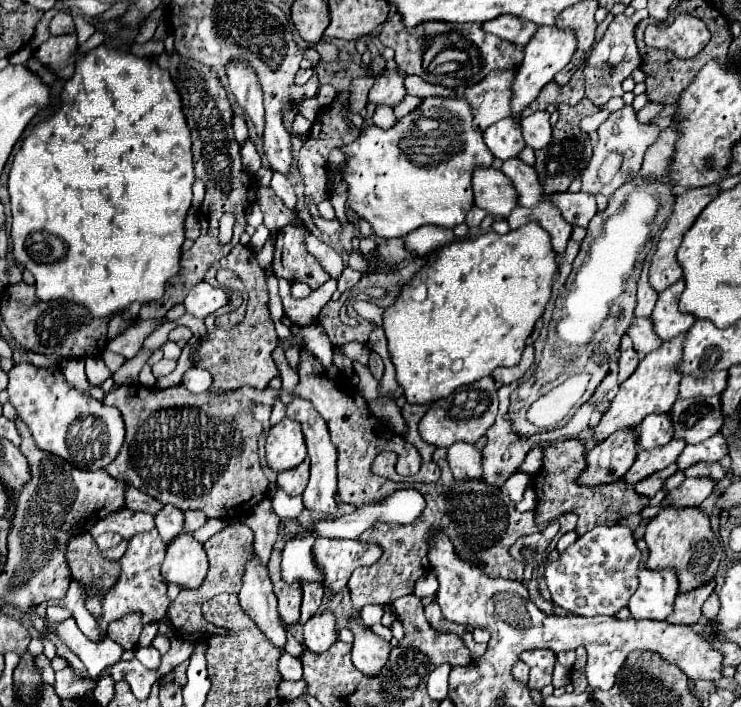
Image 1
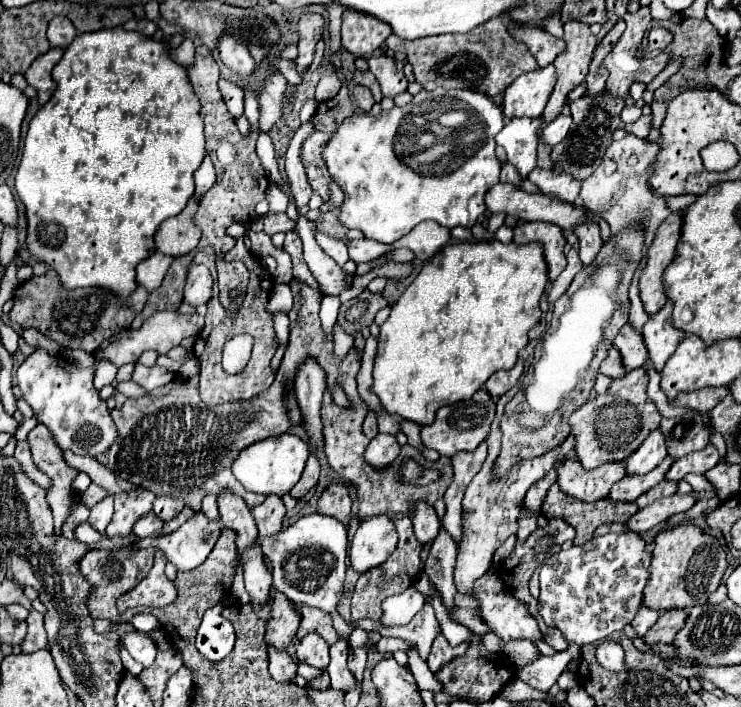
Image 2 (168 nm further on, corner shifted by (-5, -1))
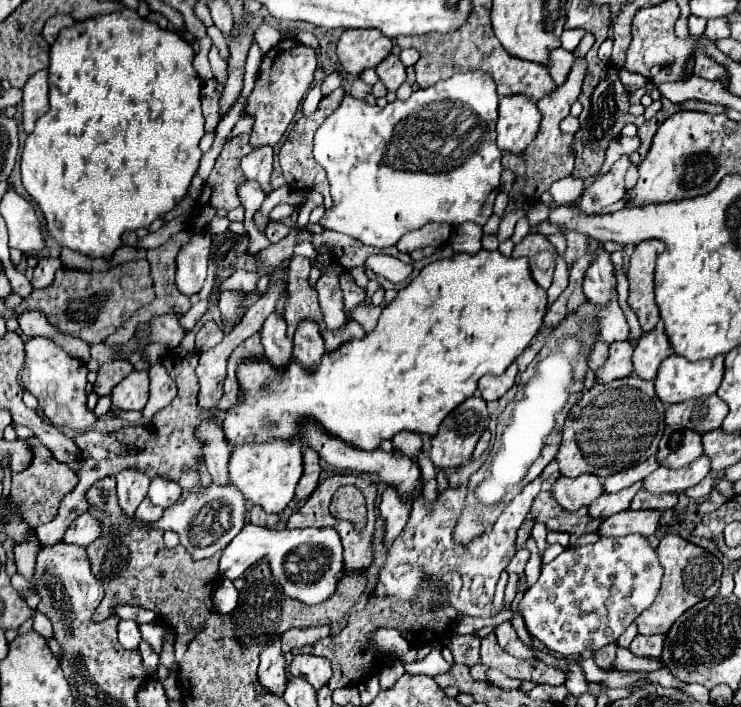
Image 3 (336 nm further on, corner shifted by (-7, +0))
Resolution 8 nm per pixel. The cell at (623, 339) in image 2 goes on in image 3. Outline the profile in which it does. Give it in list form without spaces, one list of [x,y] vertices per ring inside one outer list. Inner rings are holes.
[[[614,342],[614,344],[610,344],[608,360],[600,368],[600,372],[594,372],[596,382],[606,384],[606,382],[612,382],[616,378],[630,376],[630,372],[632,372],[632,366],[630,366],[632,350],[634,348],[632,348],[630,342]]]

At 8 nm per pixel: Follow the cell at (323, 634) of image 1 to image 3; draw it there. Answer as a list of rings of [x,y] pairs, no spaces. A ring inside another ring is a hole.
[[[298,654],[292,658],[288,666],[288,678],[296,678],[296,676],[306,678],[318,690],[328,684],[332,676],[332,668],[326,658],[318,658],[312,654]]]

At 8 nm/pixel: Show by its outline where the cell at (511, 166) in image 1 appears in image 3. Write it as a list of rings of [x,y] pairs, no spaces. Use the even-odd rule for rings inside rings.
[[[590,240],[588,252],[596,254],[596,260],[584,276],[584,294],[586,294],[588,302],[598,306],[596,320],[598,320],[598,328],[600,328],[600,338],[608,344],[628,340],[630,326],[626,322],[622,308],[618,306],[616,276],[612,272],[610,254],[600,248],[598,240]]]

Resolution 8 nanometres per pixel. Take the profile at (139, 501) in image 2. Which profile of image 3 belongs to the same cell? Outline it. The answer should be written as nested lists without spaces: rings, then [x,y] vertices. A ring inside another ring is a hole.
[[[122,470],[116,474],[116,482],[118,482],[120,506],[128,516],[132,516],[136,512],[138,504],[148,494],[150,478],[146,474],[142,474],[140,470]]]

